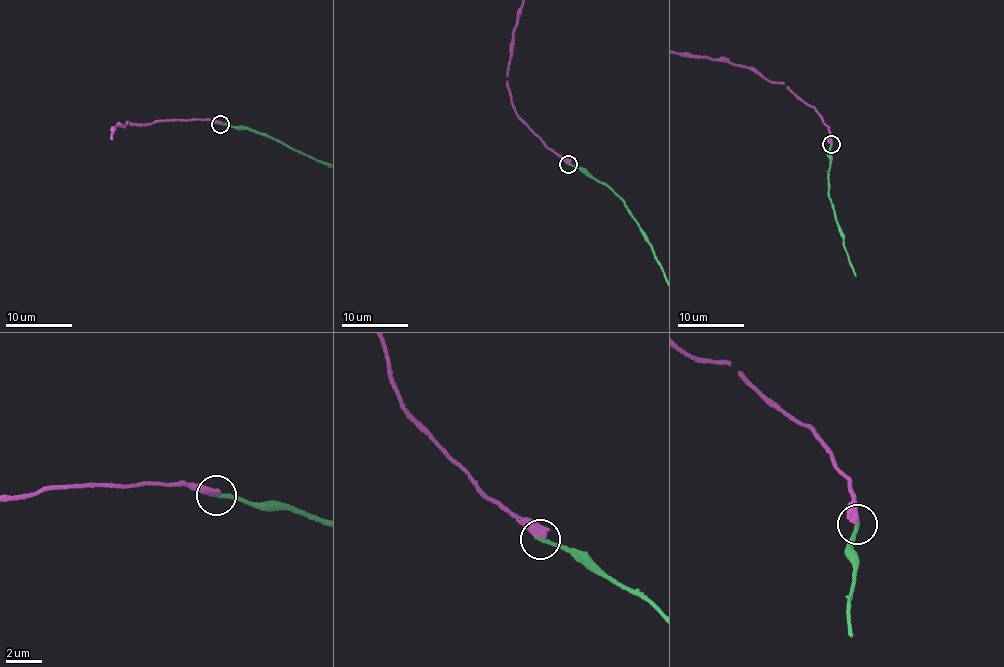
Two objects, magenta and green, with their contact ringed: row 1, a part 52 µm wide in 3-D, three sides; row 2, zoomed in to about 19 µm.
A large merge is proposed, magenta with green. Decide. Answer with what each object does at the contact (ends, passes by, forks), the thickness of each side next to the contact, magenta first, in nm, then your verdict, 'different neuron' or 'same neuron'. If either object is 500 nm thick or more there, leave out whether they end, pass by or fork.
magenta ends; green ends; calibres 480 and 240 nm; same neuron

